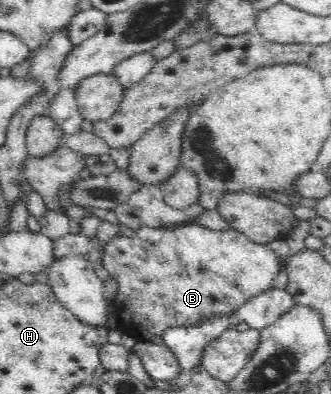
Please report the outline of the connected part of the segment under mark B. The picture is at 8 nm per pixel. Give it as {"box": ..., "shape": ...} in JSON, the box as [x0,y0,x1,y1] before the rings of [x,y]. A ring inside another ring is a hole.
{"box":[52,224,284,341],"shape":[[[195,224],[164,229],[163,238],[158,243],[119,234],[101,244],[98,239],[91,240],[80,232],[69,232],[52,243],[57,259],[69,255],[88,256],[92,250],[102,250],[102,266],[117,281],[117,292],[110,302],[110,310],[118,320],[117,328],[137,341],[163,337],[165,330],[170,328],[195,326],[215,316],[233,314],[248,300],[273,288],[273,281],[284,265],[284,260],[271,248],[254,243],[238,230],[211,230]]]}

